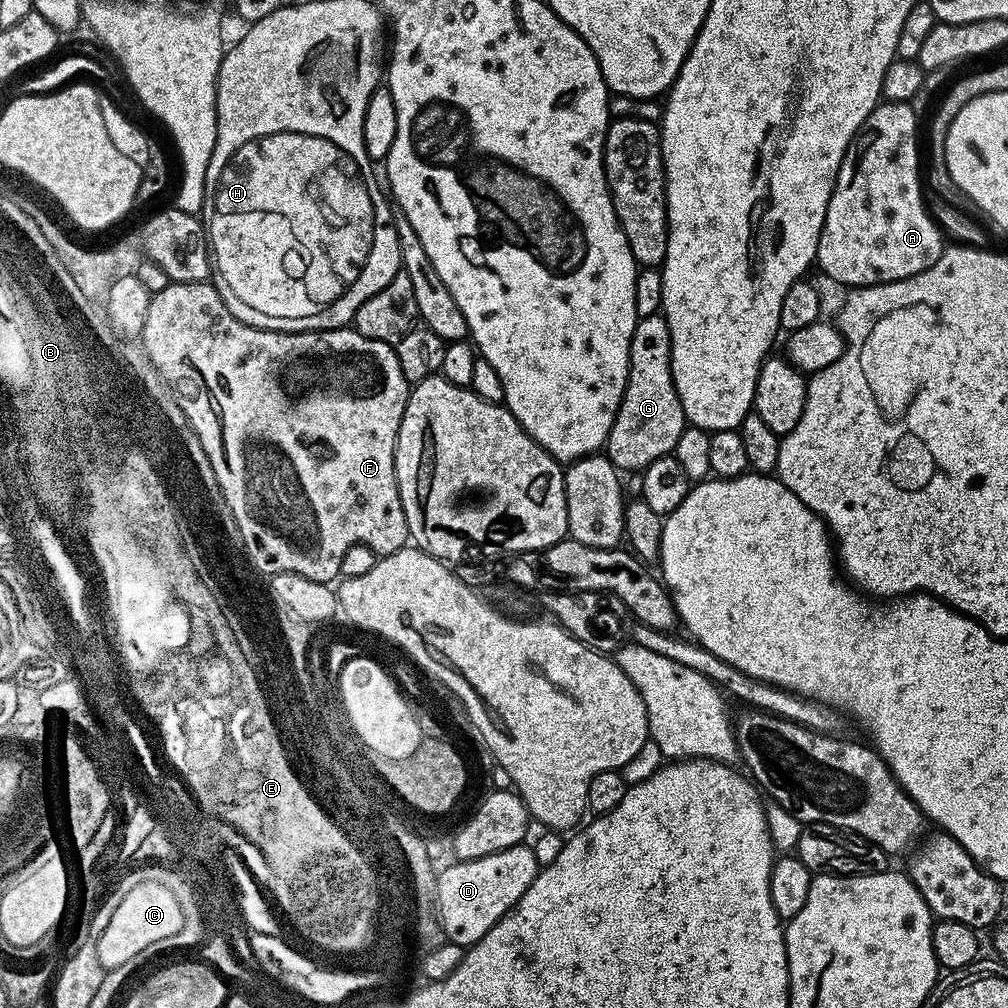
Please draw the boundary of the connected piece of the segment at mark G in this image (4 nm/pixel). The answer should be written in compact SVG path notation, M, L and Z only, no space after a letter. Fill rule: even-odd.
M663 315L641 316L636 321L636 329L628 351L628 381L624 387L624 397L620 400L620 409L616 412L616 421L608 431L606 456L617 469L638 468L644 470L656 459L669 455L675 449L679 436L686 427L684 411L672 381L672 343L668 322Z

